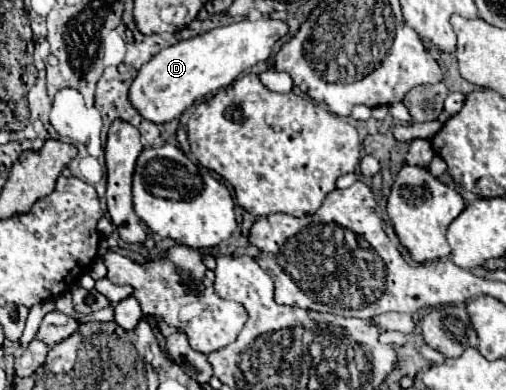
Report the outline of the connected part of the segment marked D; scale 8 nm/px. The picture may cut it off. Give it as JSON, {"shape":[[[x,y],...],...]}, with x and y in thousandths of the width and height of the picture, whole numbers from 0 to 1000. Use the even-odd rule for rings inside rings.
{"shape":[[[484,46],[476,56],[413,77],[377,103],[350,108],[283,164],[255,226],[255,262],[287,308],[306,318],[352,305],[381,264],[427,238],[433,226],[453,221],[472,190],[508,159],[528,154],[540,113],[563,92],[567,77],[571,72],[559,51],[512,46],[496,56]]]}

